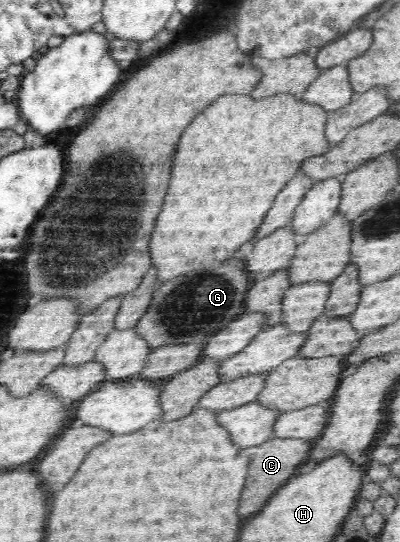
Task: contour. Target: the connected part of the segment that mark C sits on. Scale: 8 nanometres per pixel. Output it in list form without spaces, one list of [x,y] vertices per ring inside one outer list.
[[[271,438],[261,445],[255,447],[247,447],[241,449],[241,455],[249,457],[249,475],[247,475],[247,483],[245,489],[241,493],[241,507],[239,507],[239,515],[249,517],[253,513],[259,513],[263,509],[263,505],[269,501],[269,497],[281,489],[298,466],[302,466],[307,461],[307,457],[312,448],[312,441],[301,439],[274,439]]]

